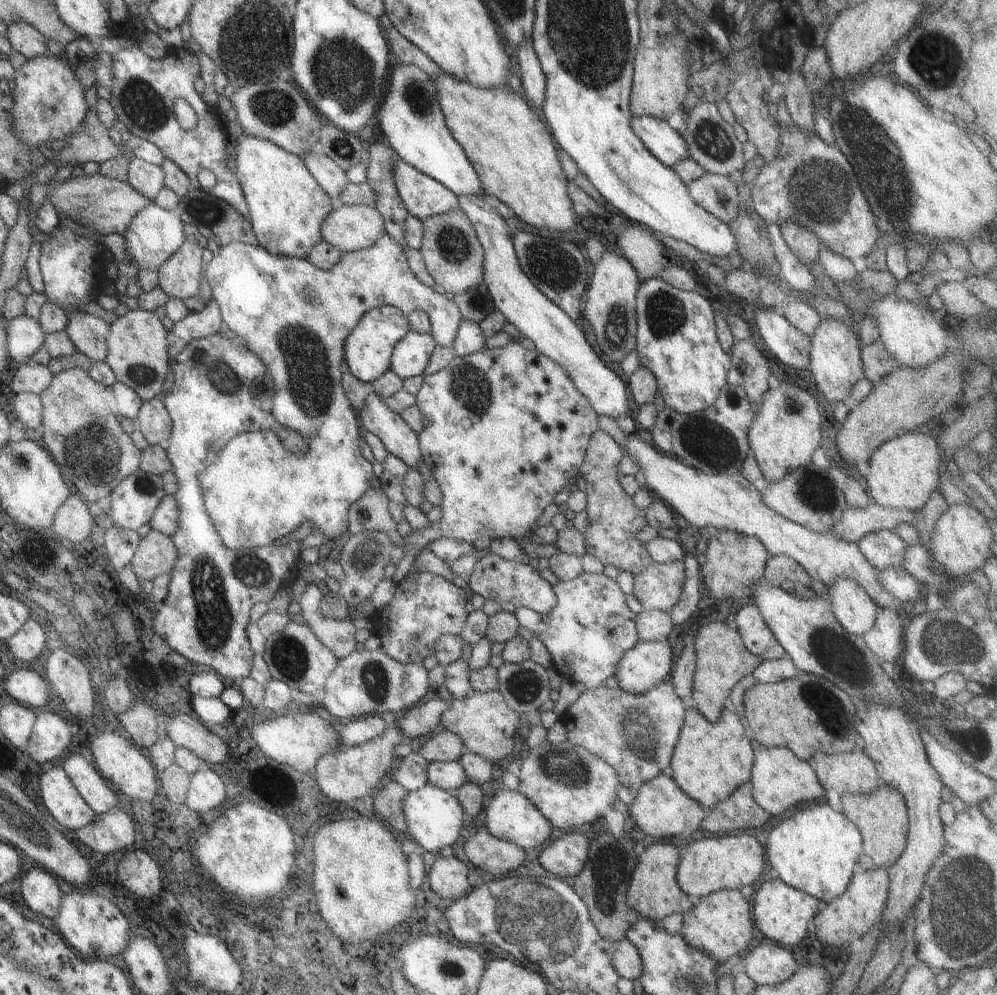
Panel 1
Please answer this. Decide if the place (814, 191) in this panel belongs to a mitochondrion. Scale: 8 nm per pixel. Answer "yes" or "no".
yes

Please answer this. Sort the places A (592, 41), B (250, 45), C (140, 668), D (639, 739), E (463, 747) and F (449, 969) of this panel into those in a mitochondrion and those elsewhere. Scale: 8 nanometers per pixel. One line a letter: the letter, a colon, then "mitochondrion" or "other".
A: mitochondrion
B: mitochondrion
C: other
D: mitochondrion
E: other
F: mitochondrion

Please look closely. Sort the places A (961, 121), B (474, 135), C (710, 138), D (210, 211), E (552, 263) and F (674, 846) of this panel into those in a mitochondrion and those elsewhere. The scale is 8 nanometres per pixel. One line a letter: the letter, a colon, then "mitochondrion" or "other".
A: other
B: other
C: mitochondrion
D: mitochondrion
E: mitochondrion
F: other

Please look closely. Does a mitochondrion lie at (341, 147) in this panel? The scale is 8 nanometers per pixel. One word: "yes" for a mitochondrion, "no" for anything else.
yes

